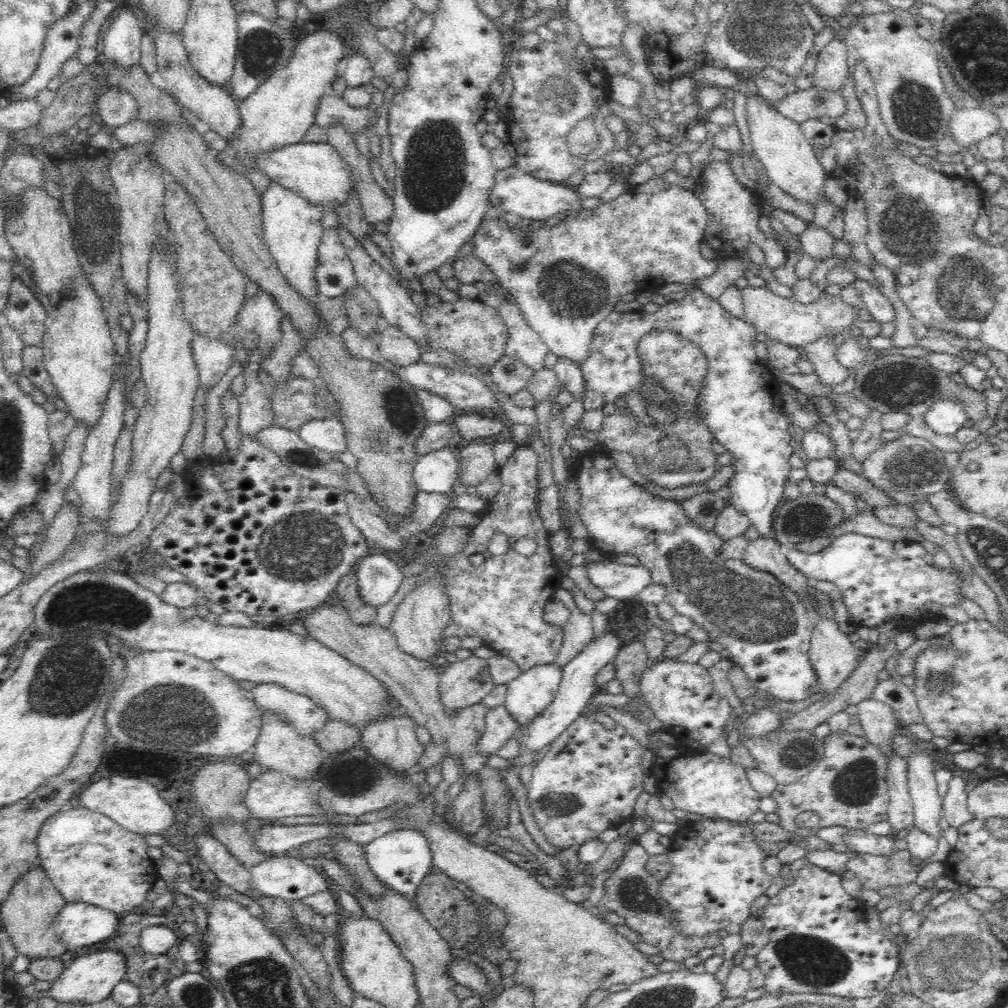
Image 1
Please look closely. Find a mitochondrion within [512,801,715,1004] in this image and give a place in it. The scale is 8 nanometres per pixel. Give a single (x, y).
(638, 892)

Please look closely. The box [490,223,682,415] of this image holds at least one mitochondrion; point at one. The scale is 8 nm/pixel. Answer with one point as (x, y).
(574, 292)

